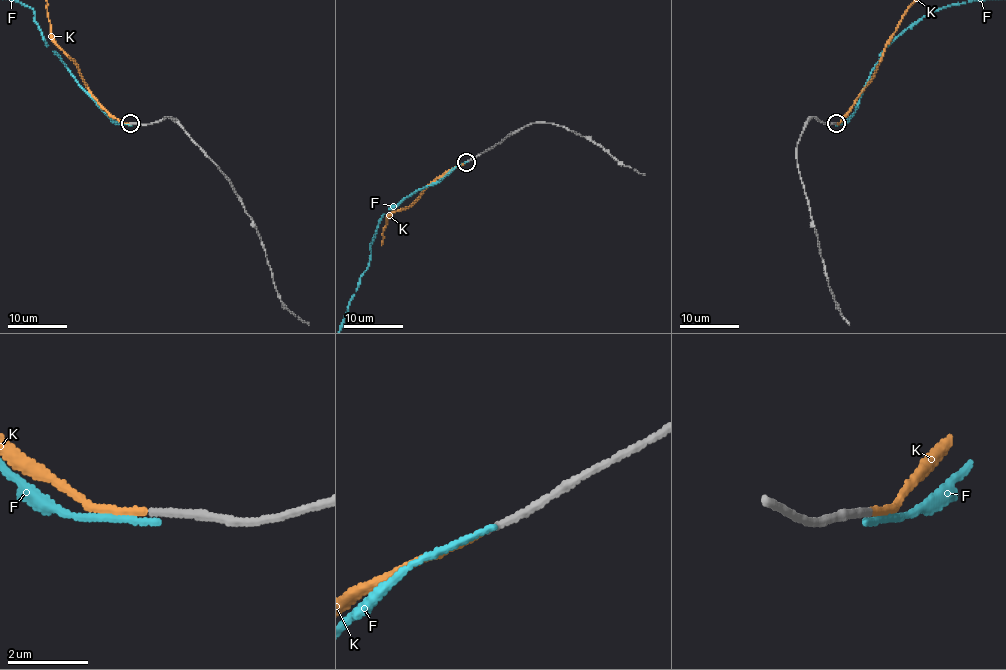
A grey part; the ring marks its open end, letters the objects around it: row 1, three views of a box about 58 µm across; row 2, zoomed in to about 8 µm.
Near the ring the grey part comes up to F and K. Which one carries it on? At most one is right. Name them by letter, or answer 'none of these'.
K

